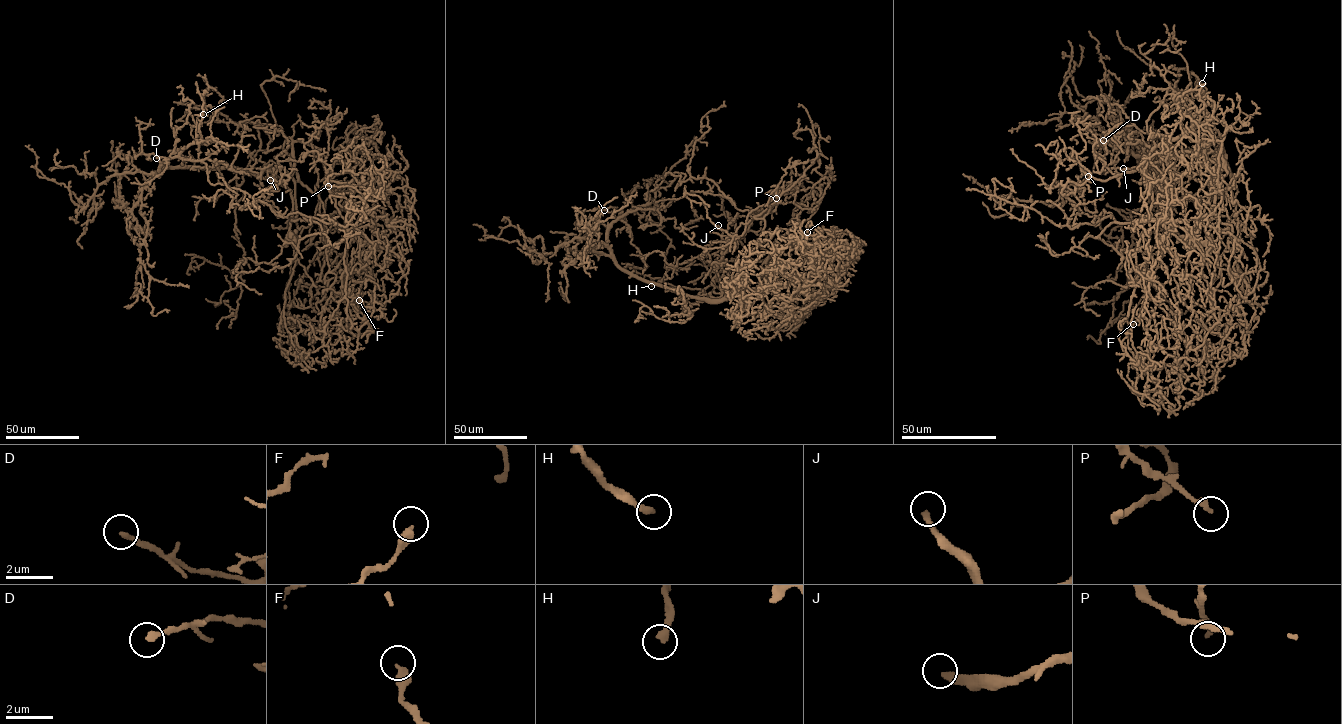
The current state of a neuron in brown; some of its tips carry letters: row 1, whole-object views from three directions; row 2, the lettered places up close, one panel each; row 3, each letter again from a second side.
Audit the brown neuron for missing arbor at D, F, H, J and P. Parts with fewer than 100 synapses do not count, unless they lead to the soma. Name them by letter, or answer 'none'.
H, J

